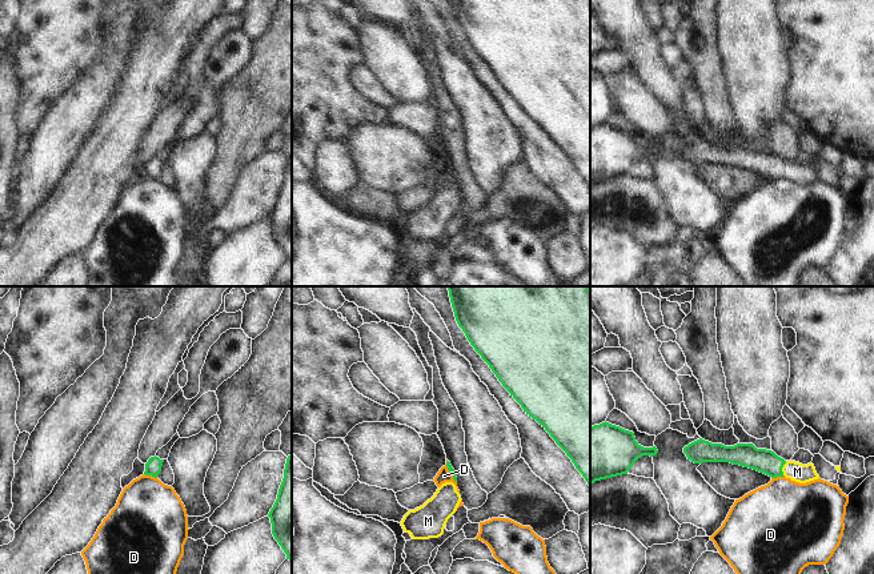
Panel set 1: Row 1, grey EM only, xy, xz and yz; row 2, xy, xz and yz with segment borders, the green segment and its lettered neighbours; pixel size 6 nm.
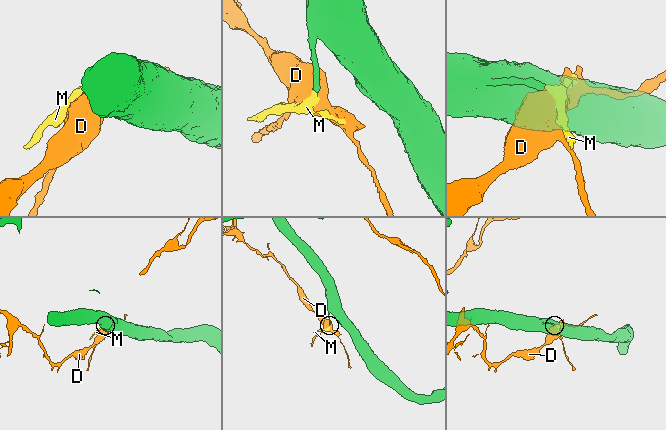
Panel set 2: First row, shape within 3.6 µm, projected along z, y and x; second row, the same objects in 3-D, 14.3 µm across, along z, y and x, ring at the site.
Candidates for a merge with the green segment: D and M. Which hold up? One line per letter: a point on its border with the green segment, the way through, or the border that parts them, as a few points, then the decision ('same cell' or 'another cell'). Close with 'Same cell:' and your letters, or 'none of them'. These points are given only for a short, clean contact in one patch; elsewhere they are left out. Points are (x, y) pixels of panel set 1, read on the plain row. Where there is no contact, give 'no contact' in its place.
D: contact xy (151, 176); border xy (144, 175), (156, 180); another cell
M: contact yz (781, 171); way yz (765, 163), (781, 171), (797, 173); same cell
Same cell: M

